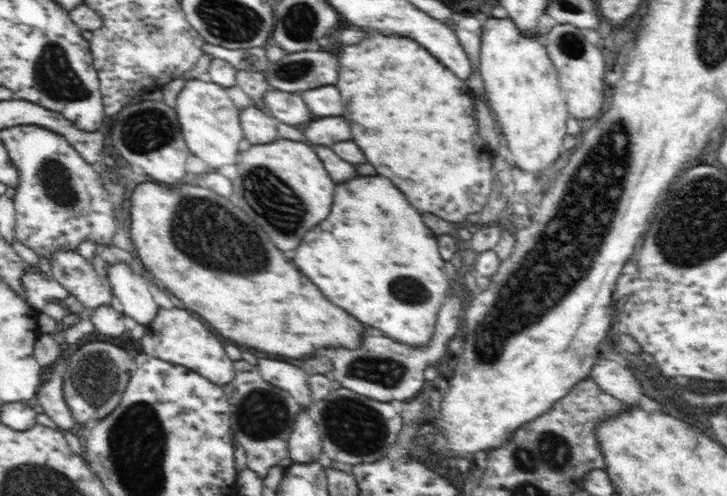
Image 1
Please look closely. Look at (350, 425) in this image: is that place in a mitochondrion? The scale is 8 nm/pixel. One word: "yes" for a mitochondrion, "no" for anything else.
yes

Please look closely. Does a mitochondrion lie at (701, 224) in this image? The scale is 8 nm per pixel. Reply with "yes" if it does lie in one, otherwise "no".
yes

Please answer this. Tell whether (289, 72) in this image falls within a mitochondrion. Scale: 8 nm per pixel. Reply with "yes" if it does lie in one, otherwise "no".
yes

